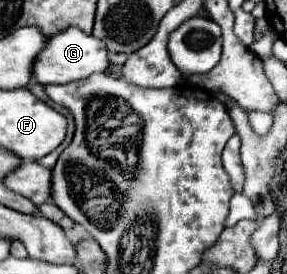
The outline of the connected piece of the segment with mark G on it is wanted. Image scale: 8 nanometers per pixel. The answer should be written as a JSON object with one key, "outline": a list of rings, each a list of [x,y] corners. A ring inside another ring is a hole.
{"outline":[[[71,26],[47,40],[43,52],[39,52],[37,58],[33,60],[31,70],[33,70],[33,80],[39,84],[67,84],[71,80],[81,80],[95,72],[103,72],[107,66],[109,62],[105,44],[101,40],[95,40],[95,36],[89,36],[79,28]]]}

